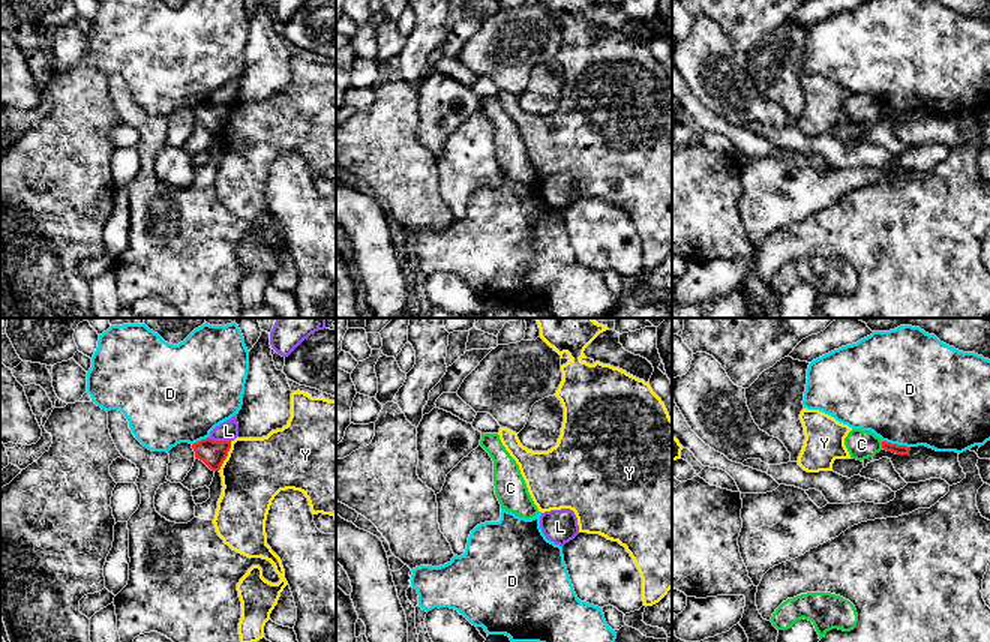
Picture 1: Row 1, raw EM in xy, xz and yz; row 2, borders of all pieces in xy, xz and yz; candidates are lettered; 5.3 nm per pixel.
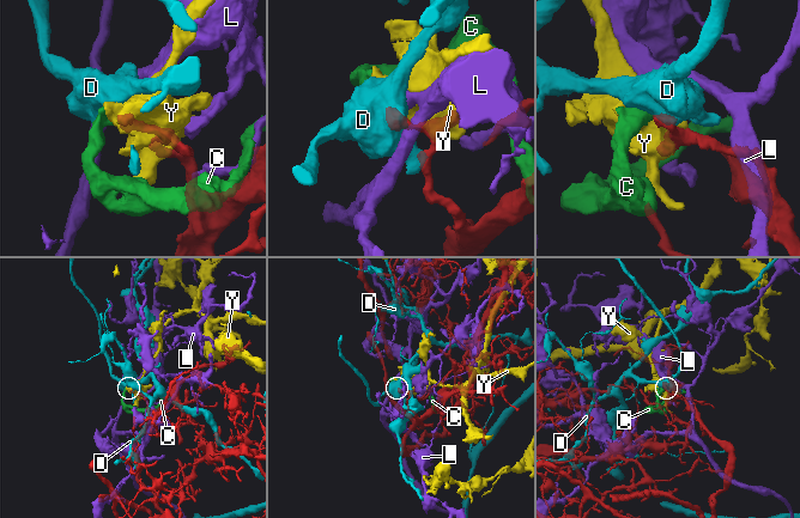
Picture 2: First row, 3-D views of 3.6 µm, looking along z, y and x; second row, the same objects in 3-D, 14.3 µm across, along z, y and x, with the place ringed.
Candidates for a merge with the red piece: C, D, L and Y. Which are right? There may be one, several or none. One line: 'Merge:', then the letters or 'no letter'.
Merge: no letter

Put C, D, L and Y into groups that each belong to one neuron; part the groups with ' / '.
C / D / L / Y

